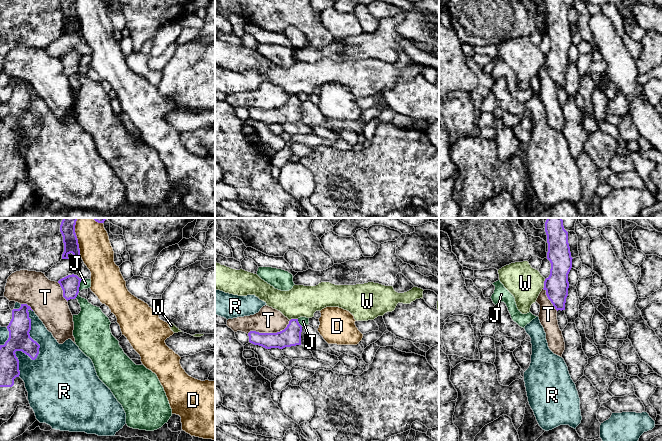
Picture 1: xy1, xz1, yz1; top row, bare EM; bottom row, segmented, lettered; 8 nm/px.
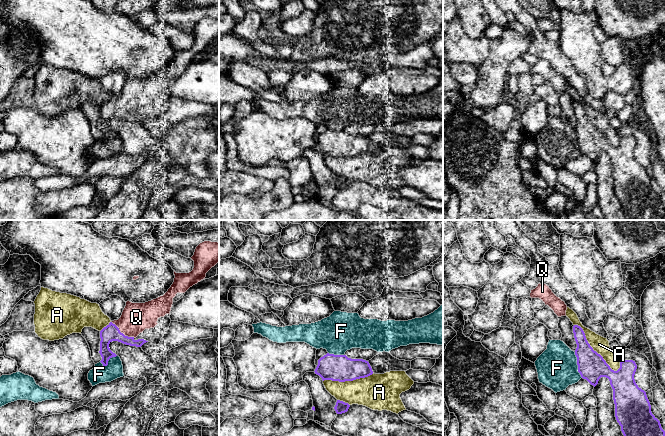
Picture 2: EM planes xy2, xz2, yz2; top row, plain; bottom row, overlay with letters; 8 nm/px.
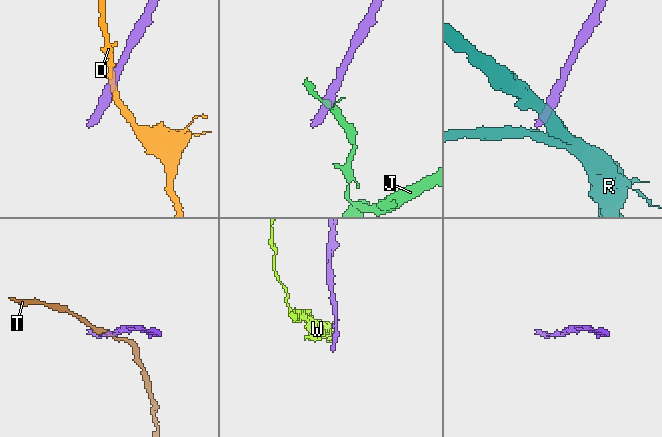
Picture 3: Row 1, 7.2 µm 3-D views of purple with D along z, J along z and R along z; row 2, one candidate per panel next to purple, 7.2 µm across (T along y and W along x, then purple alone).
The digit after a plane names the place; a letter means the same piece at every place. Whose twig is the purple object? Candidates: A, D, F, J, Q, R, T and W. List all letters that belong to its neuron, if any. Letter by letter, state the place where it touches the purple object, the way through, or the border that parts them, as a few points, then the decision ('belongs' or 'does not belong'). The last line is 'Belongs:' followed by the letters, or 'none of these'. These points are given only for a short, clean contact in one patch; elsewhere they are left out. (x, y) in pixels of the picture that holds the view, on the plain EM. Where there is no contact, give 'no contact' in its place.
A: contact yz2 (592, 124); does not belong
D: contact xy1 (77, 17); does not belong
F: contact yz2 (577, 140); border yz2 (574, 128), (577, 134), (577, 147), (582, 153); does not belong
J: contact xy1 (78, 64); border xy1 (82, 55), (78, 70), (75, 73); does not belong
Q: contact xy2 (122, 109); way xy2 (111, 108), (122, 109), (136, 93); belongs
R: contact xy1 (37, 131); does not belong
T: contact xz1 (269, 109); does not belong
W: contact yz1 (544, 60); border yz1 (545, 55), (542, 64); does not belong
Belongs: Q

